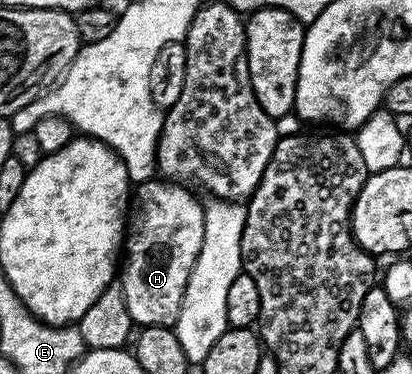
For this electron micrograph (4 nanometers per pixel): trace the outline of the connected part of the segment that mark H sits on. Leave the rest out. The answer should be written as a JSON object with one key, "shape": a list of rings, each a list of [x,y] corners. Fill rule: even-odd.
{"shape":[[[158,177],[147,178],[132,191],[132,202],[128,207],[128,226],[124,232],[124,266],[120,271],[120,284],[127,302],[127,312],[133,324],[143,327],[173,328],[178,322],[182,298],[188,285],[188,277],[198,260],[200,245],[204,241],[203,204],[198,204],[195,192],[183,189]]]}

